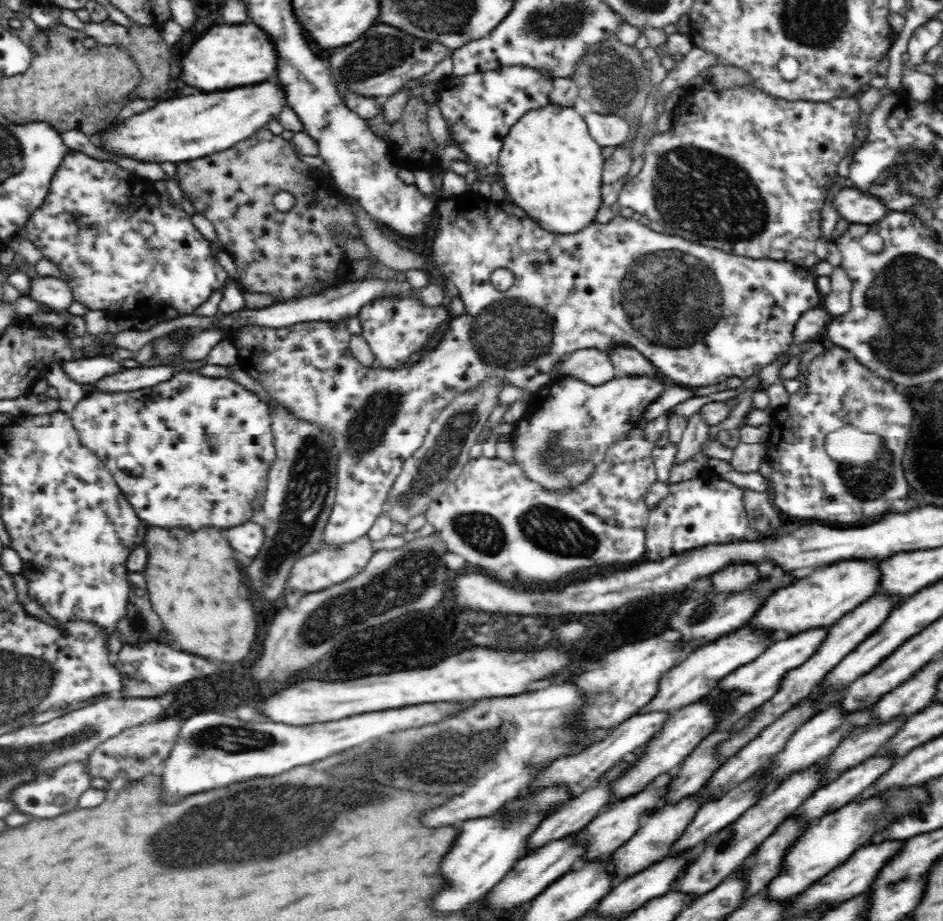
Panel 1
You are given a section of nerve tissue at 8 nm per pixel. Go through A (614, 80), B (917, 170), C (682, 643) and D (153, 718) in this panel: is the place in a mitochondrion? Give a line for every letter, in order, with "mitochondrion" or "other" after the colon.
A: mitochondrion
B: mitochondrion
C: other
D: other

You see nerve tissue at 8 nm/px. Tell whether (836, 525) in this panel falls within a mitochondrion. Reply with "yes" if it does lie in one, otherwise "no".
no

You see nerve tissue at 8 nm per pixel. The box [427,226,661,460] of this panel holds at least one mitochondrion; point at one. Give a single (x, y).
(509, 333)

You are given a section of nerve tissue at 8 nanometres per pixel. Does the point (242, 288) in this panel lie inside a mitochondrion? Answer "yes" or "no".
no

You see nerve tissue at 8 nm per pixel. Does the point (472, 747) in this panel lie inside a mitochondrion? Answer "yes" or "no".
yes

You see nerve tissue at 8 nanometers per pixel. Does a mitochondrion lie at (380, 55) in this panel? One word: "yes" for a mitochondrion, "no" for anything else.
yes

